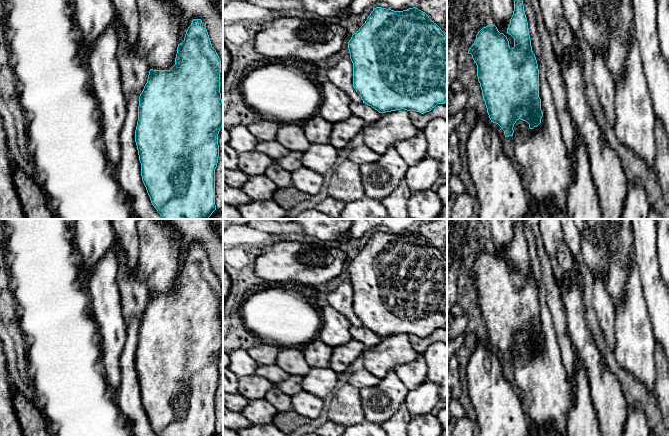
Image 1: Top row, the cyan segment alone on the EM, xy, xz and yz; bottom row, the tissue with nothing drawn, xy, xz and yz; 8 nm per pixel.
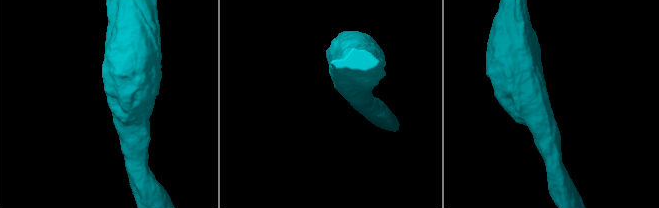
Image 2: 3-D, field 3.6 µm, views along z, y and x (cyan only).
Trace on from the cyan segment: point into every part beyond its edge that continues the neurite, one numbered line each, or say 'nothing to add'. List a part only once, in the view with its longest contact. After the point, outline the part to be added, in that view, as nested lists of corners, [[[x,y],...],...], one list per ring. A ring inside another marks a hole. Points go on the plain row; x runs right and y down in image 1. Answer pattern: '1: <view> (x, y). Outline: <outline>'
nothing to add

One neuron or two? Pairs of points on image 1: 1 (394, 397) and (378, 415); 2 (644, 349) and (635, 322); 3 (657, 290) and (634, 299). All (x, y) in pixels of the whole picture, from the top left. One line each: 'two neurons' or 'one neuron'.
1: one neuron
2: one neuron
3: two neurons

